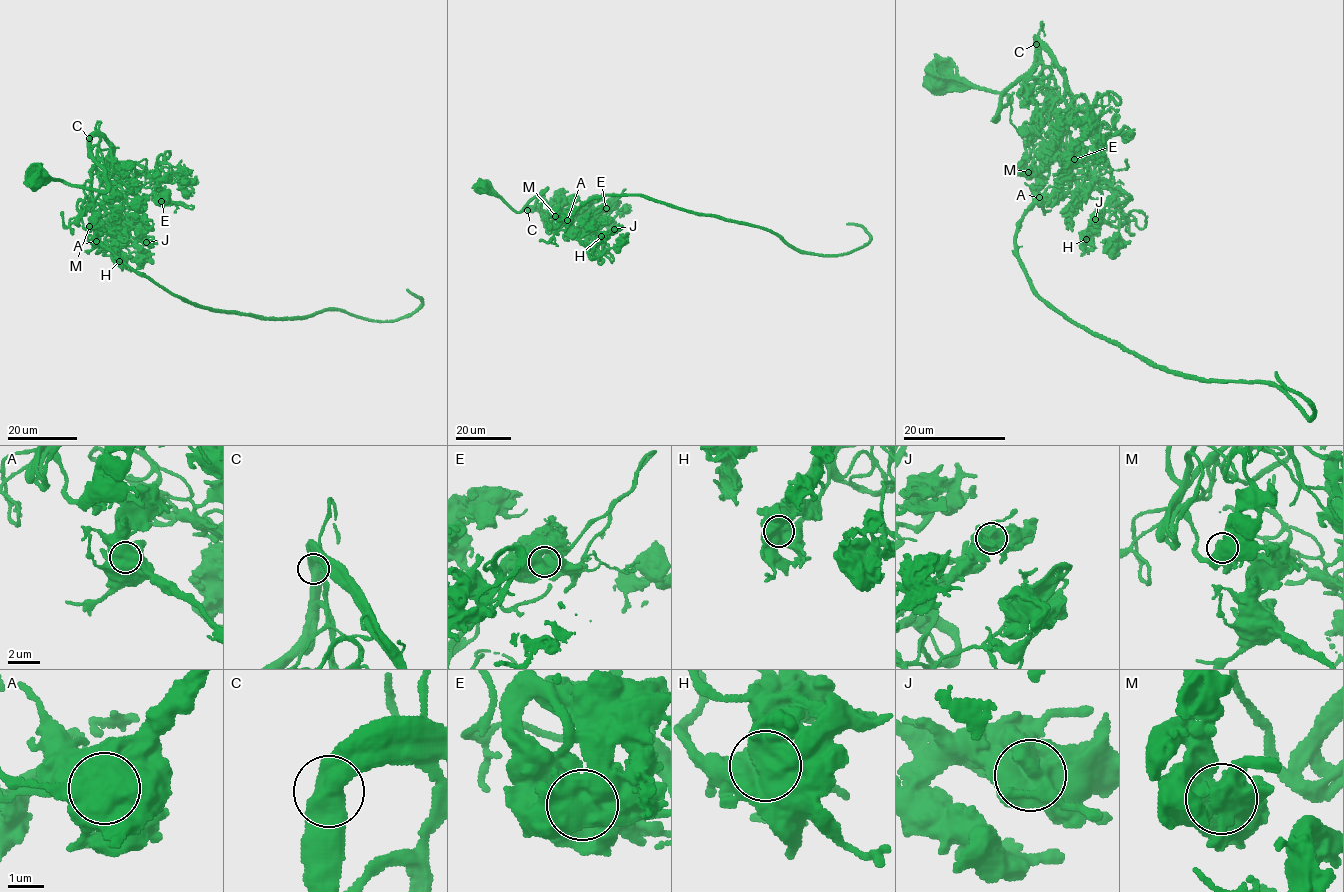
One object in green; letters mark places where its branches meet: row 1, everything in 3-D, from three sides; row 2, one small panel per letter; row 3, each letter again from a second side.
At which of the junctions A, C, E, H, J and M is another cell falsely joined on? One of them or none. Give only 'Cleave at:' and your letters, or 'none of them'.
Cleave at: A

